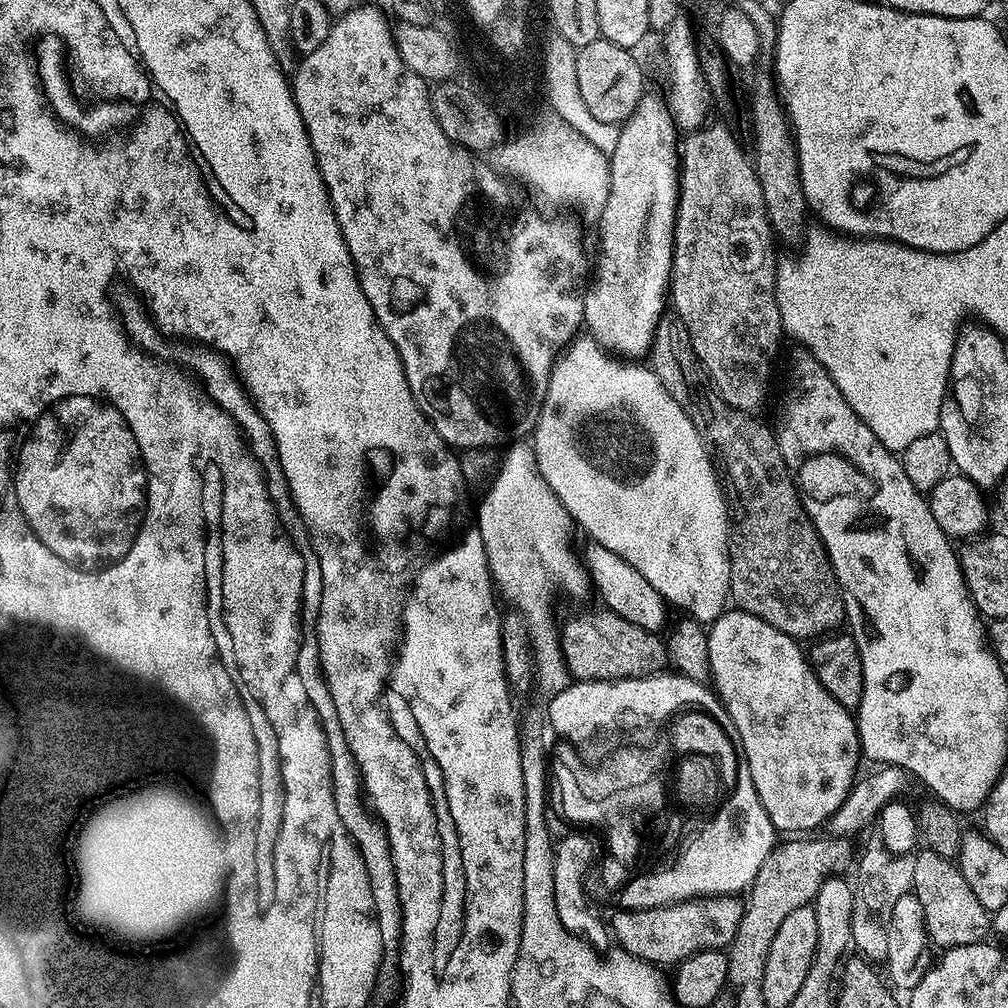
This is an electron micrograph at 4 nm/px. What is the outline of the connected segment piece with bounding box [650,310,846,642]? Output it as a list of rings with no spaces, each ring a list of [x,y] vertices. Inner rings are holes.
[[[674,310],[665,311],[664,315],[661,316],[660,321],[658,322],[658,326],[654,330],[654,338],[652,339],[652,347],[650,349],[650,367],[653,372],[655,372],[656,377],[658,378],[658,382],[662,382],[662,386],[666,386],[666,390],[670,394],[670,398],[674,398],[674,402],[678,402],[678,406],[682,406],[682,410],[688,415],[690,418],[690,422],[694,422],[694,426],[698,430],[698,434],[704,437],[705,445],[711,446],[714,449],[716,447],[715,455],[718,457],[720,455],[720,460],[724,463],[724,472],[722,468],[722,484],[728,487],[728,497],[726,497],[726,503],[728,505],[728,518],[729,518],[729,526],[728,526],[728,561],[730,562],[730,586],[732,587],[730,596],[734,601],[735,607],[739,609],[741,612],[749,612],[750,614],[754,614],[758,618],[762,618],[762,622],[766,622],[770,626],[774,626],[778,630],[782,630],[788,636],[795,638],[797,641],[805,642],[804,640],[811,641],[813,638],[823,637],[825,634],[831,633],[833,630],[839,629],[836,628],[839,624],[843,625],[845,623],[846,617],[844,615],[844,599],[842,598],[842,594],[840,593],[840,583],[836,580],[836,575],[834,574],[834,570],[832,569],[832,563],[830,562],[830,558],[828,557],[828,552],[824,549],[824,543],[822,542],[822,538],[818,534],[818,530],[814,526],[814,522],[812,519],[806,514],[806,510],[804,509],[804,504],[800,500],[800,493],[796,490],[796,481],[792,479],[792,473],[788,471],[788,467],[786,466],[786,462],[782,458],[782,454],[780,453],[780,447],[778,446],[778,442],[776,441],[776,433],[773,431],[771,427],[767,428],[766,425],[763,424],[760,420],[755,420],[757,417],[755,415],[743,412],[742,410],[738,410],[734,406],[730,406],[722,397],[719,396],[712,388],[712,385],[708,382],[708,376],[704,372],[704,368],[700,364],[700,359],[694,354],[694,350],[692,349],[692,343],[690,342],[690,334],[686,334],[686,322],[682,322],[682,318],[679,314]]]

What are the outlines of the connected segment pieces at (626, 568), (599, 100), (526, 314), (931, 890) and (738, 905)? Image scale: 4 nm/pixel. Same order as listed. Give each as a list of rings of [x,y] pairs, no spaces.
[[[588,542],[582,551],[582,563],[588,571],[591,587],[600,595],[604,603],[601,605],[607,611],[618,614],[618,618],[626,618],[626,622],[634,622],[634,626],[642,626],[642,630],[655,633],[659,633],[669,623],[670,608],[664,596],[658,594],[658,590],[654,590],[654,586],[650,586],[650,582],[646,582],[646,578],[642,578],[642,574],[638,574],[630,562],[626,562],[626,558],[614,554],[614,550],[606,550],[606,546]]]
[[[603,38],[590,42],[590,46],[576,53],[579,93],[587,109],[600,122],[623,125],[646,94],[644,72],[632,56],[635,55],[629,49]]]
[[[353,6],[345,16],[339,17],[332,25],[330,38],[326,38],[326,42],[322,42],[318,50],[307,53],[299,61],[290,82],[292,96],[302,114],[318,170],[324,179],[336,221],[342,230],[342,238],[356,267],[356,277],[360,279],[377,322],[398,350],[414,402],[445,444],[456,450],[488,450],[491,444],[503,445],[505,442],[527,437],[535,429],[540,407],[546,398],[546,386],[552,366],[561,351],[577,339],[584,322],[584,293],[586,277],[590,272],[590,256],[588,260],[584,244],[580,241],[580,232],[570,221],[543,220],[528,208],[521,210],[517,220],[509,222],[508,241],[501,248],[488,248],[488,236],[484,233],[484,208],[492,208],[493,214],[504,220],[516,204],[516,192],[503,175],[495,172],[479,155],[460,147],[445,134],[442,126],[438,126],[438,118],[434,118],[432,109],[429,85],[418,74],[414,74],[414,70],[406,66],[406,62],[402,62],[396,49],[393,25],[388,25],[389,17],[385,16],[376,8]]]
[[[929,850],[917,851],[915,858],[912,892],[922,902],[929,941],[940,950],[981,943],[990,932],[990,914],[974,898],[974,890],[970,890],[970,882],[966,882],[959,867],[951,859]]]
[[[702,896],[690,900],[682,900],[678,904],[667,904],[661,908],[630,908],[616,910],[610,916],[610,932],[621,949],[630,956],[636,956],[648,964],[657,966],[675,966],[687,956],[705,950],[720,950],[728,946],[734,938],[739,919],[742,918],[744,905],[736,896]]]

